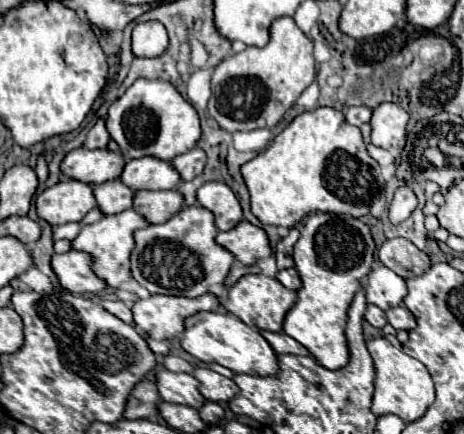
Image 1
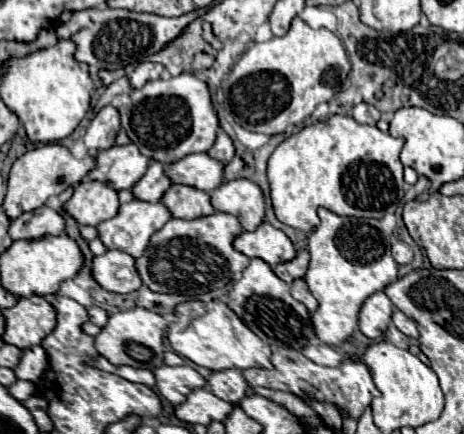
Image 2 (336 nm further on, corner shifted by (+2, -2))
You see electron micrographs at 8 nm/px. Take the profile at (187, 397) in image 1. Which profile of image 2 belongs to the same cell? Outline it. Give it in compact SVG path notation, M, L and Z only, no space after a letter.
M158 366L154 376L158 392L174 406L182 404L192 390L206 386L206 380L192 366Z

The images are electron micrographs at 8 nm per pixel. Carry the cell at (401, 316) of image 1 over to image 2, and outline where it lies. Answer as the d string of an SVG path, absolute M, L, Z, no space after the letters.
M394 308L392 322L394 322L394 326L396 326L402 334L406 334L406 336L410 336L410 338L418 338L418 328L416 328L416 322L414 322L412 318L408 318L406 314L402 314L398 308Z

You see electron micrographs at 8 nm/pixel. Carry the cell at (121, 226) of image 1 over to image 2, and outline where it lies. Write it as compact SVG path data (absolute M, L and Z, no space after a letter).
M132 200L122 204L116 216L98 224L98 238L110 250L122 250L132 258L140 258L150 236L158 232L170 218L172 216L162 202L148 204Z

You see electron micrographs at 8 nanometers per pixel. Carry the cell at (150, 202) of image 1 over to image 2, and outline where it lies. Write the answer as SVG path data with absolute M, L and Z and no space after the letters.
M172 184L162 196L162 204L170 210L172 218L184 218L184 220L194 220L214 212L210 196L206 192L182 184Z

